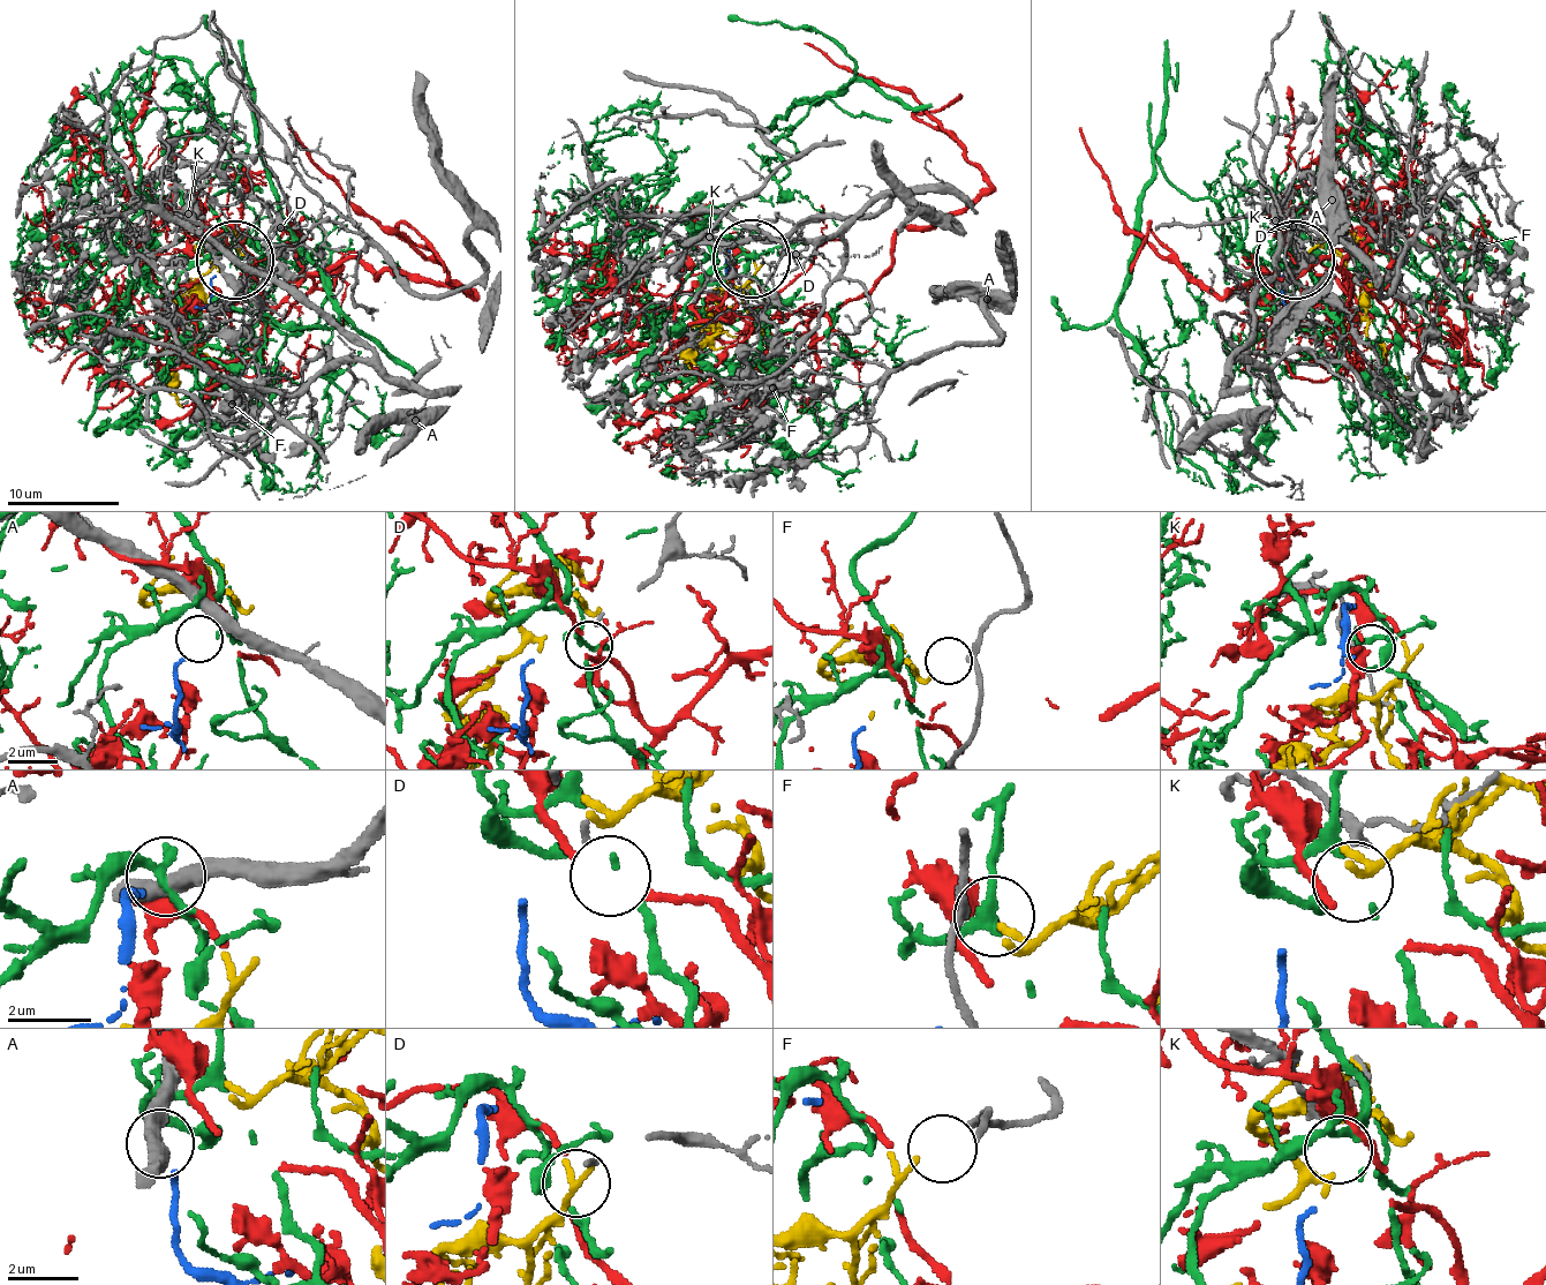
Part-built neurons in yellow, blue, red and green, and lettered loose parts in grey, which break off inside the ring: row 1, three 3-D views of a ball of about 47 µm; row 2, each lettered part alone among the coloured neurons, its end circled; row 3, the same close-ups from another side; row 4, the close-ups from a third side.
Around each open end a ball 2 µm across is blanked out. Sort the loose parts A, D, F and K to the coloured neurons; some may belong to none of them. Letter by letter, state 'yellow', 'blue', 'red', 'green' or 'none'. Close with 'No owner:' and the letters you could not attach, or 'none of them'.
A: blue
D: none
F: yellow
K: none
No owner: D, K

